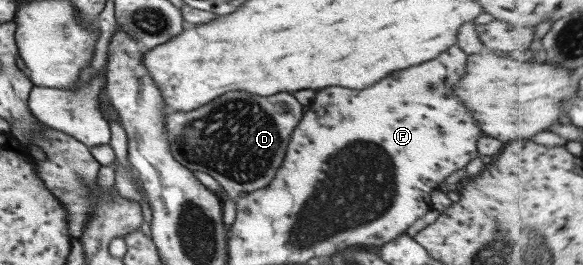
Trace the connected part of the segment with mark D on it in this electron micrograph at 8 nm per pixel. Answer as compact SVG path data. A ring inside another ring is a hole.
M230 90L216 100L210 100L208 104L194 108L192 112L173 112L166 114L162 118L164 130L166 130L166 140L168 140L168 150L183 167L191 171L198 170L214 178L227 198L222 202L222 223L228 227L233 223L236 215L236 200L240 192L252 192L263 188L270 183L275 176L278 165L282 162L286 152L286 144L289 142L288 136L293 132L294 124L302 116L302 106L286 92L278 92L274 96L256 96L250 92L240 92L240 90Z

